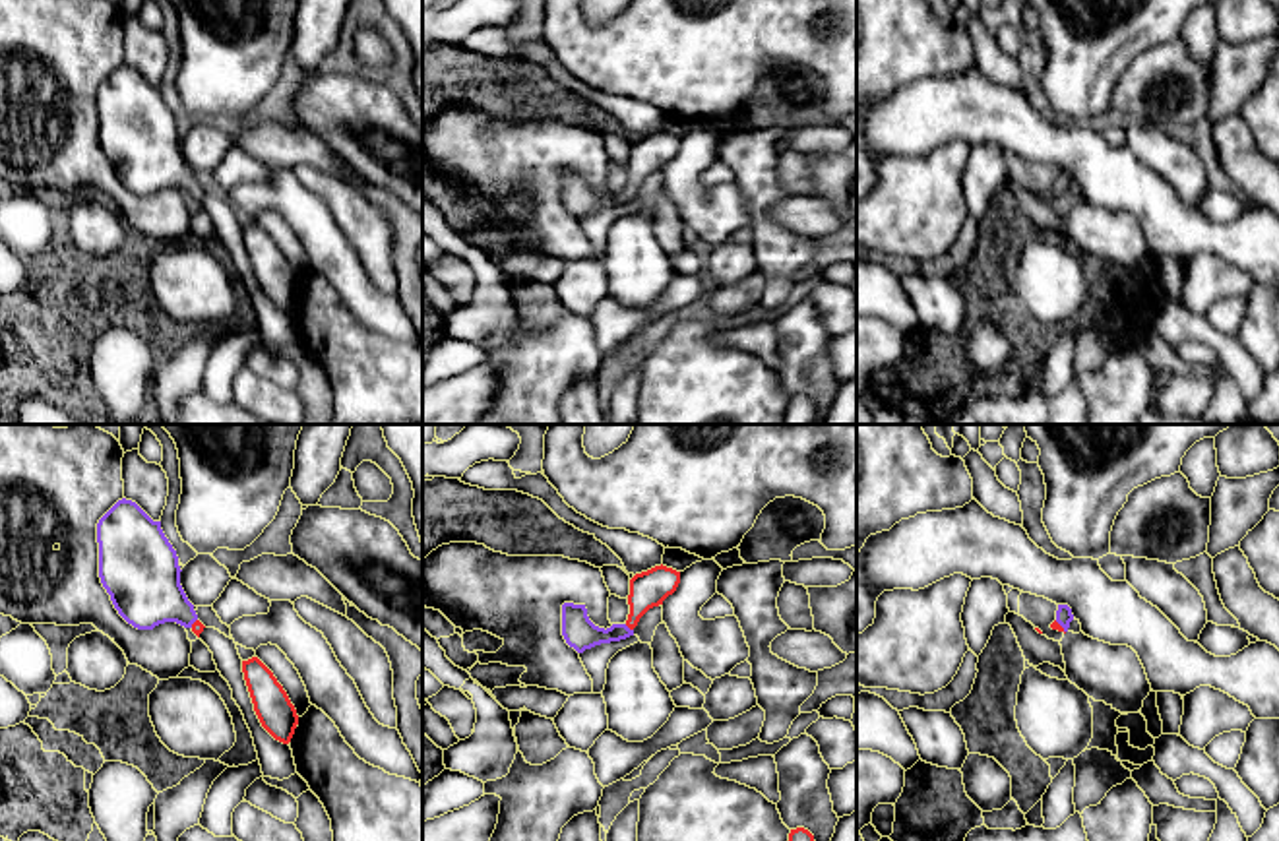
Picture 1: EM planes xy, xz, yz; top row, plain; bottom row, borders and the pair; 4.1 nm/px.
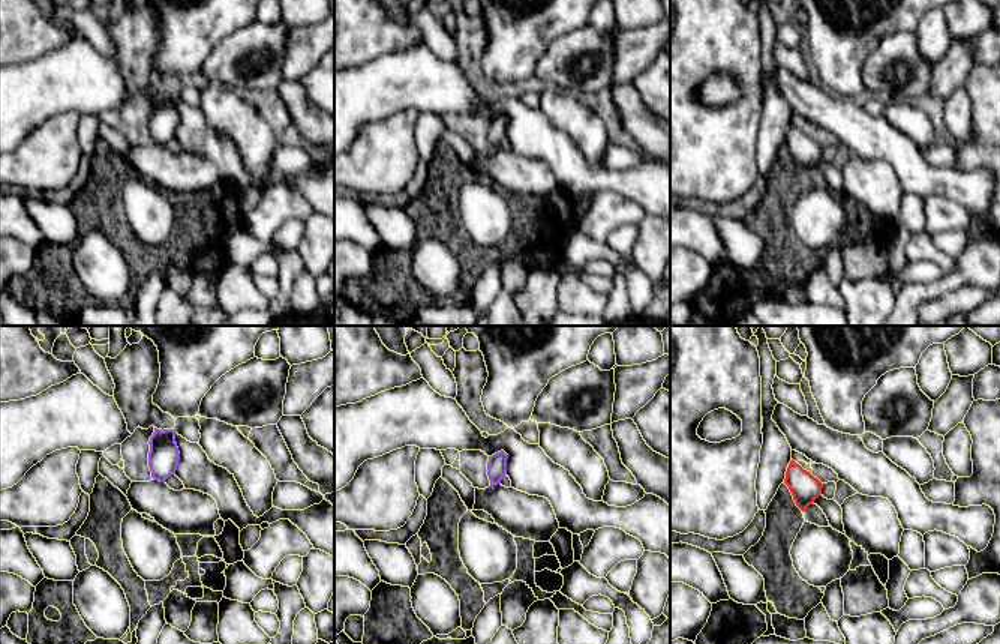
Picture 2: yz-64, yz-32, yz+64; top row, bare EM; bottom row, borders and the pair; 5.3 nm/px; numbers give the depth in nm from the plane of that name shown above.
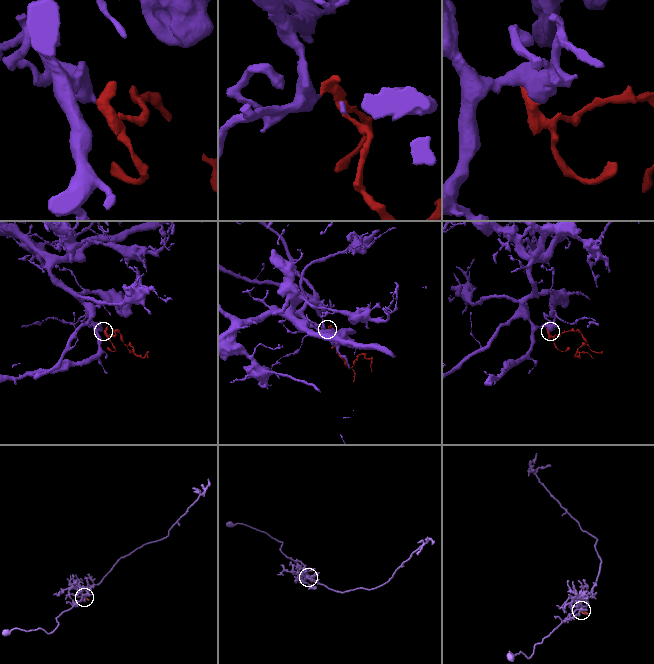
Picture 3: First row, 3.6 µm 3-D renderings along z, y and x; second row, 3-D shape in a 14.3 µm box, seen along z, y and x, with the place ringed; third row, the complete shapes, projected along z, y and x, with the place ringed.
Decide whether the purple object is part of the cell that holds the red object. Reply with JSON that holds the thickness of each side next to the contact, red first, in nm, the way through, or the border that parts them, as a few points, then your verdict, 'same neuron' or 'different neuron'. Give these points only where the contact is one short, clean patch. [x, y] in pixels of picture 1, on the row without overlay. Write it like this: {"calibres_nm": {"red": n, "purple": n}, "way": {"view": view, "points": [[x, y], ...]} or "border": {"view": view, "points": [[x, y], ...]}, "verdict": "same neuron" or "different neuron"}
{"calibres_nm": {"red": 150, "purple": 140}, "way": {"view": "xz", "points": [[648, 155], [628, 192], [613, 200], [578, 196]]}, "verdict": "same neuron"}

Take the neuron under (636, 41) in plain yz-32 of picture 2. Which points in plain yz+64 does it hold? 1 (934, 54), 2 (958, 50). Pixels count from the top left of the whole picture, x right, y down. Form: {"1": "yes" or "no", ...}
{"1": "no", "2": "yes"}

